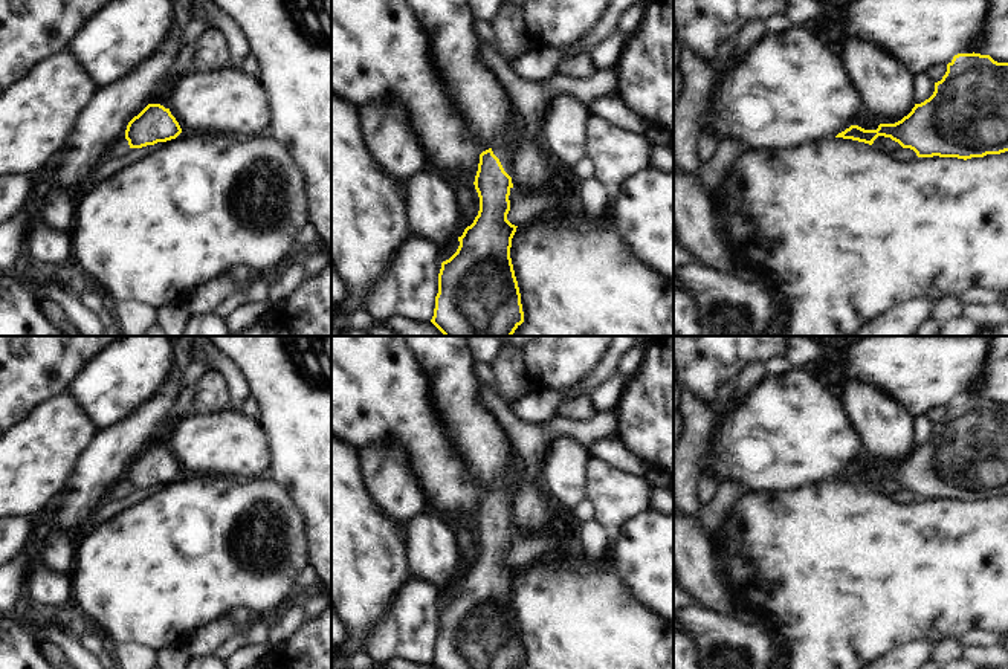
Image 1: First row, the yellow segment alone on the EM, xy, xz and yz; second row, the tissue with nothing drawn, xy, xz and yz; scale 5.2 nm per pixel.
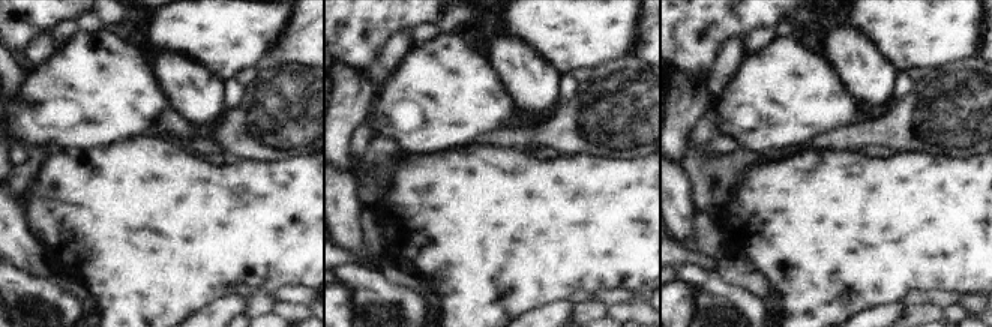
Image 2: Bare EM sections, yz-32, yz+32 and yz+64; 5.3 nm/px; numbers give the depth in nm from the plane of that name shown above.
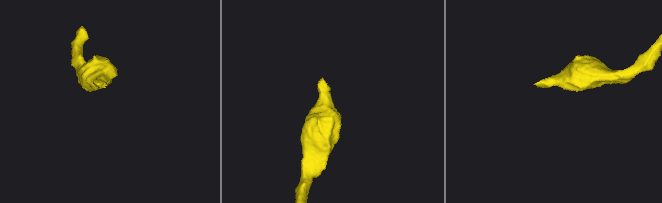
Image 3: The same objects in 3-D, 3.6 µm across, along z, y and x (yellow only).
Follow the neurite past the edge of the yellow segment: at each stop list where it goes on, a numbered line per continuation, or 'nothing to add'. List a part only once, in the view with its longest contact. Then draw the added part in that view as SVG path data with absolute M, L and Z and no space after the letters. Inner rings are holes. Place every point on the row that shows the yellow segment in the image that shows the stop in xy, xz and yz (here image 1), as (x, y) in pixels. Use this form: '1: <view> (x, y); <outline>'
1: xz (500, 150); M495 144L492 147L493 154L499 159L504 171L509 174L509 160L510 160L510 150L504 144Z

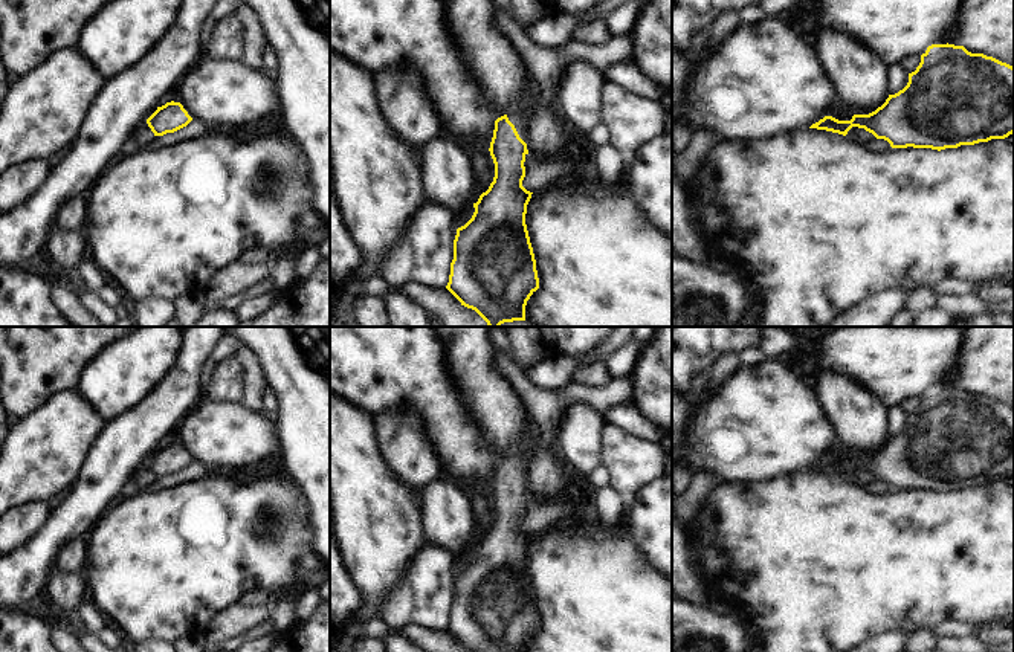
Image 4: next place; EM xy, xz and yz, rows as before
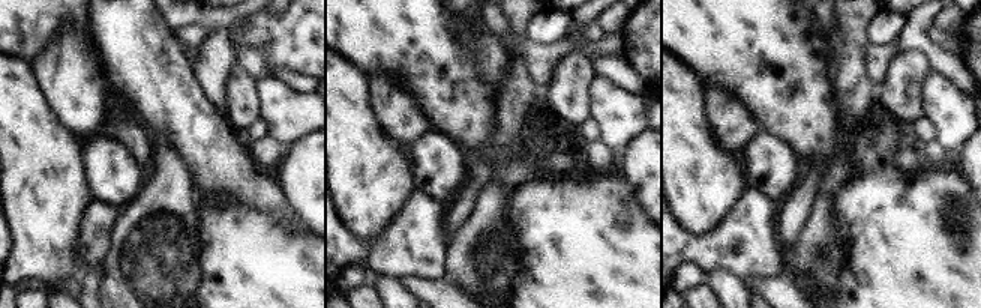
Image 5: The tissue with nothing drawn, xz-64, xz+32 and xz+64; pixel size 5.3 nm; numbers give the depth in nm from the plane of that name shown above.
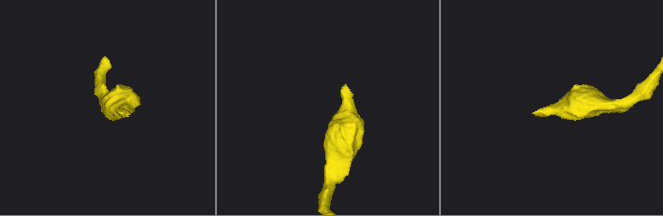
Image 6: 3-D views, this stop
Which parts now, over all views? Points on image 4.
1: xz (515, 116); M510 110L507 113L509 121L515 125L519 137L524 140L524 127L525 127L525 116L519 110Z

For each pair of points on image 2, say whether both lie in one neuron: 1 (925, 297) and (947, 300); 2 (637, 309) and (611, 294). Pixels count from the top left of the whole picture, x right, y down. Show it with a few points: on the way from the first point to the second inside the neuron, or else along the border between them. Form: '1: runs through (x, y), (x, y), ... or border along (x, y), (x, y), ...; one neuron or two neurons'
1: runs through (931, 297), (941, 299); one neuron
2: border along (632, 302), (617, 302), (608, 308); two neurons

